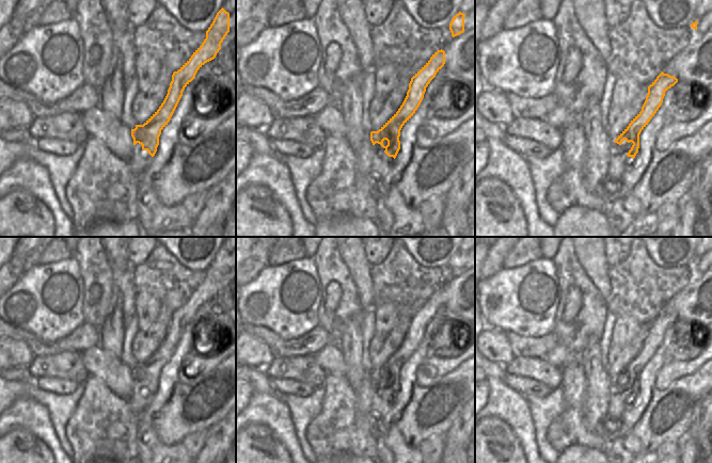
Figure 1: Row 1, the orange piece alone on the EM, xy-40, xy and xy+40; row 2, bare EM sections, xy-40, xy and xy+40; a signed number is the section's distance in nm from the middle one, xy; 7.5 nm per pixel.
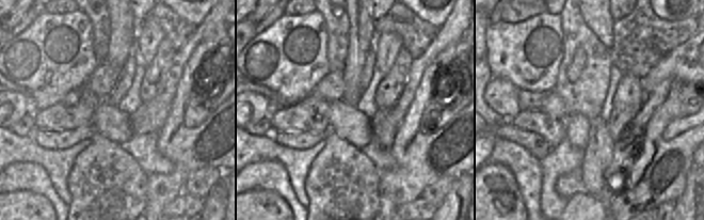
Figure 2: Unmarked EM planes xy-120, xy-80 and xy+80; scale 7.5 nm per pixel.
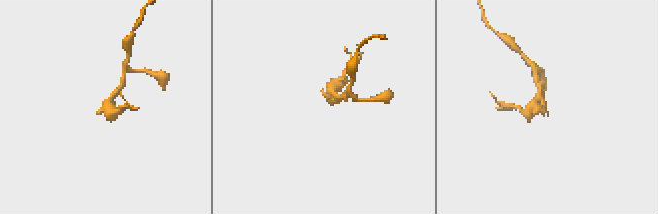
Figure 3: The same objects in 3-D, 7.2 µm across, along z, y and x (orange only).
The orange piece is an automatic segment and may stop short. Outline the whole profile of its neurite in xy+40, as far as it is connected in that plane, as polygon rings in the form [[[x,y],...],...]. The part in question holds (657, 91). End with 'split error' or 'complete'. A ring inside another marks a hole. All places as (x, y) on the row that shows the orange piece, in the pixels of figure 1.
[[[663,71],[648,86],[648,94],[642,111],[631,121],[629,126],[618,135],[610,151],[610,166],[603,179],[603,201],[613,204],[620,196],[620,177],[633,162],[639,148],[639,134],[654,116],[663,102],[665,92],[678,82],[675,76]]]; split error

